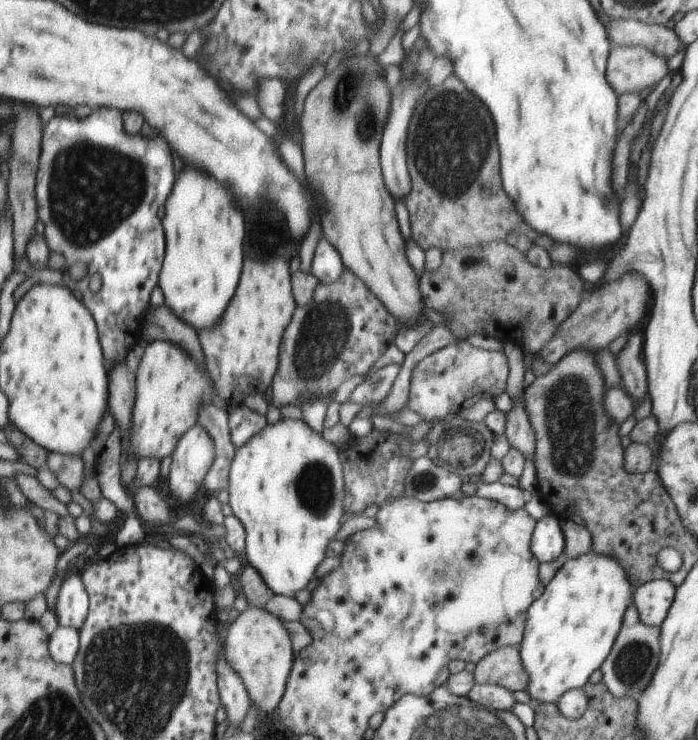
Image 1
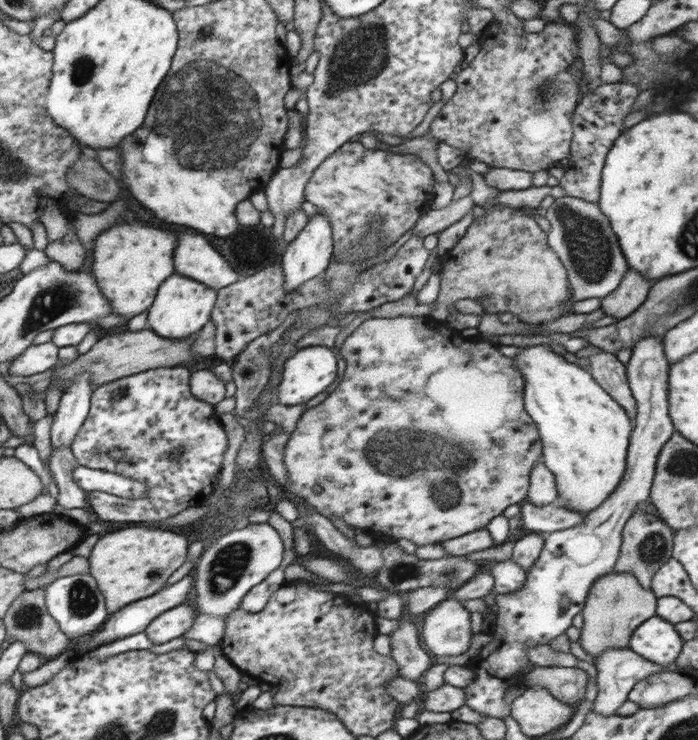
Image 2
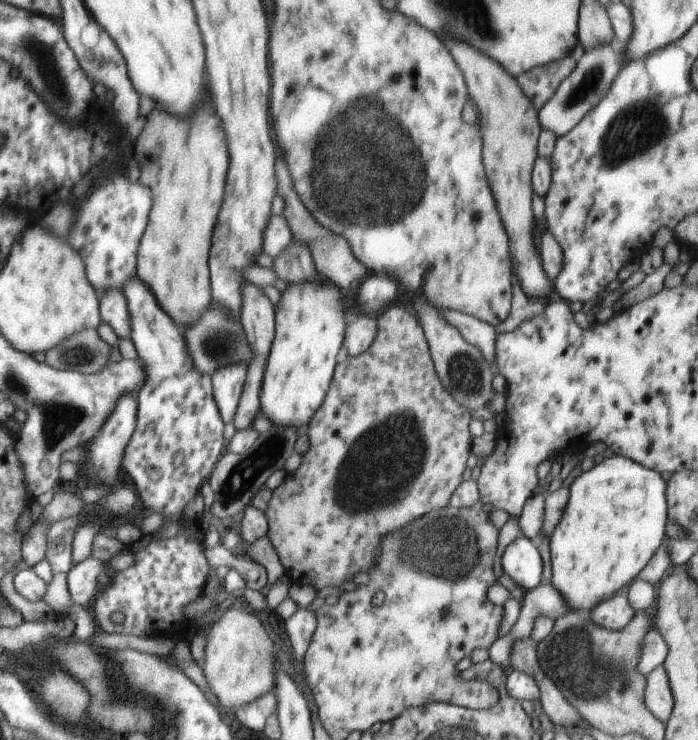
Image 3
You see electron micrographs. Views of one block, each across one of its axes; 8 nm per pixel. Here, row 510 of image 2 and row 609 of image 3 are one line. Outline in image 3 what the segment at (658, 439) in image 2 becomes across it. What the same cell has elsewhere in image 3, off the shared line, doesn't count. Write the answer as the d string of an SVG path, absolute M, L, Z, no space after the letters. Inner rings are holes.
M618 592L608 600L602 601L589 614L589 618L598 626L613 631L624 629L634 616L636 616L636 611L625 592Z

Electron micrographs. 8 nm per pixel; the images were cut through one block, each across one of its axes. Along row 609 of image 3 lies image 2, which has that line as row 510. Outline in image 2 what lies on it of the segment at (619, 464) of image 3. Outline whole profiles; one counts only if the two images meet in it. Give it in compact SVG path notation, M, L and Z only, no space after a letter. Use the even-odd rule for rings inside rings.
M540 345L540 346L528 346L526 348L521 348L521 352L514 357L515 366L523 376L525 376L525 381L527 382L525 388L525 403L527 413L533 418L533 420L538 425L541 433L541 443L544 445L544 454L542 455L543 463L552 471L554 474L557 496L562 498L566 502L566 509L571 511L576 511L577 513L586 514L590 511L594 511L600 504L604 503L617 491L618 486L622 482L625 472L626 472L626 450L628 448L628 438L632 430L632 422L630 422L630 416L624 412L624 408L616 402L610 394L607 394L597 383L590 374L584 372L582 367L576 366L576 364L571 364L566 362L562 356L555 354L551 346Z

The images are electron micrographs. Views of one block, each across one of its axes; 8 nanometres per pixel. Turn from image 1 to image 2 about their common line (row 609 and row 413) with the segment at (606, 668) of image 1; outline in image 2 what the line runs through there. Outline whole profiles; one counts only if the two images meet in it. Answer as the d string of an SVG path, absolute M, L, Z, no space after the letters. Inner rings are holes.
M600 352L587 358L590 371L596 383L612 398L626 408L632 420L636 417L637 407L632 396L624 364L611 353Z

